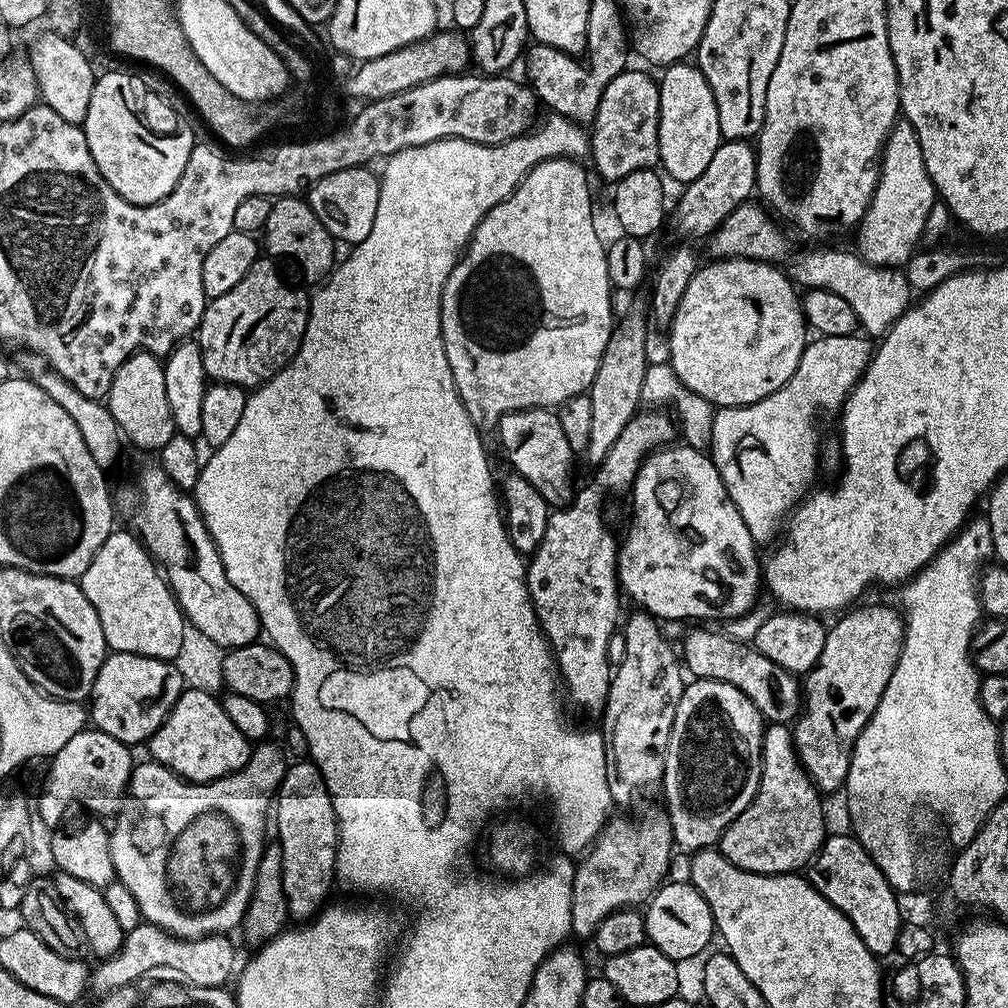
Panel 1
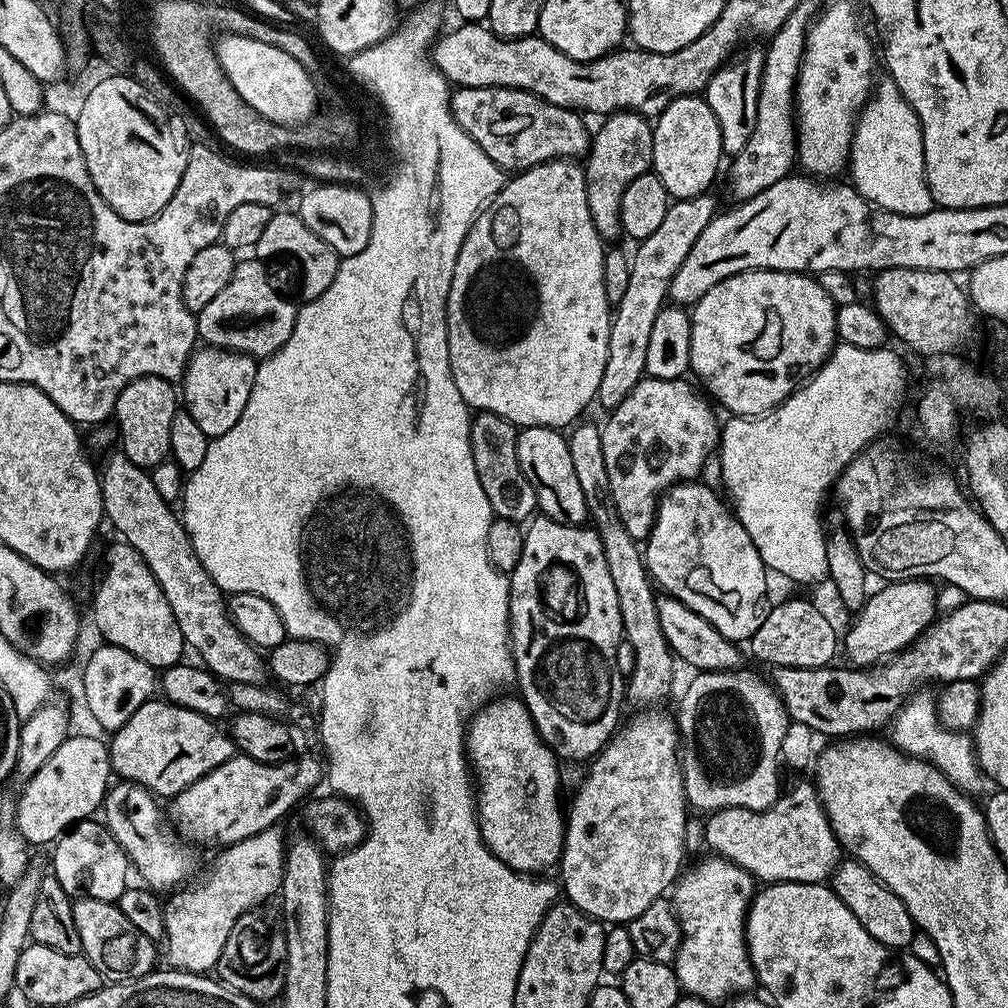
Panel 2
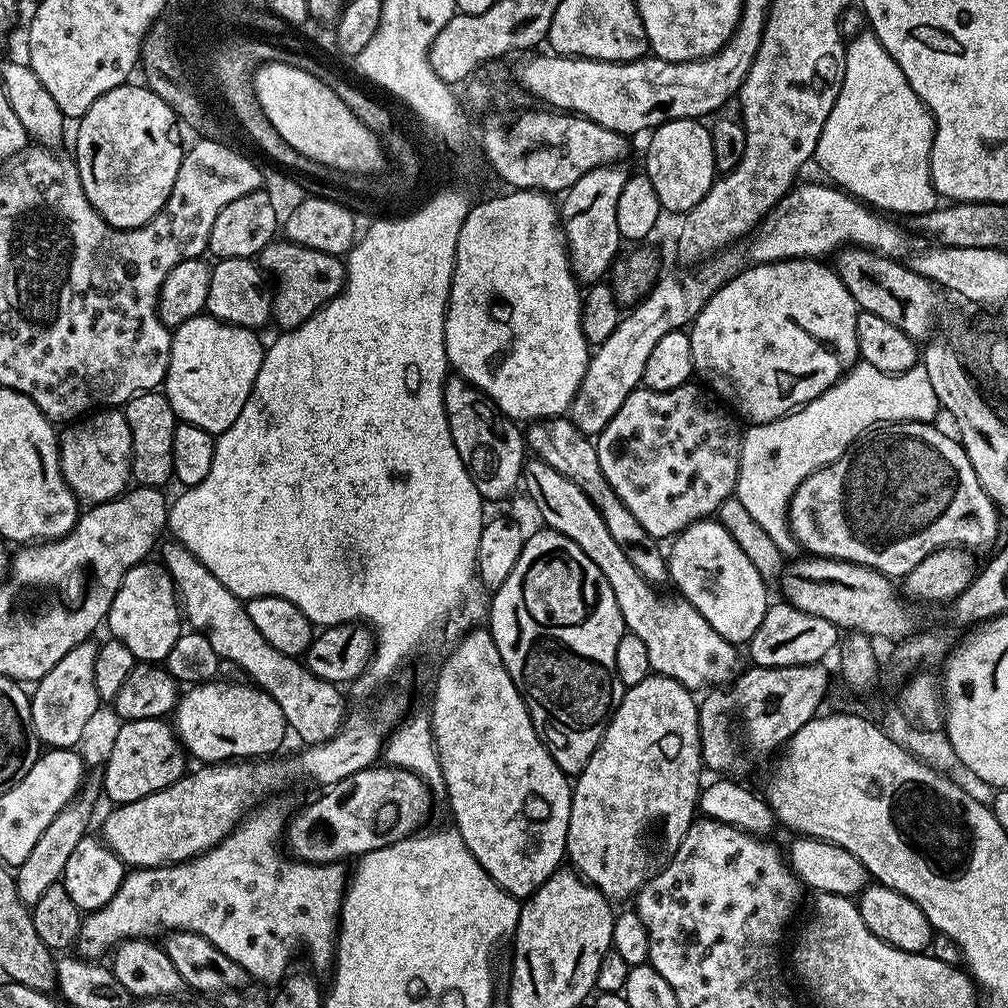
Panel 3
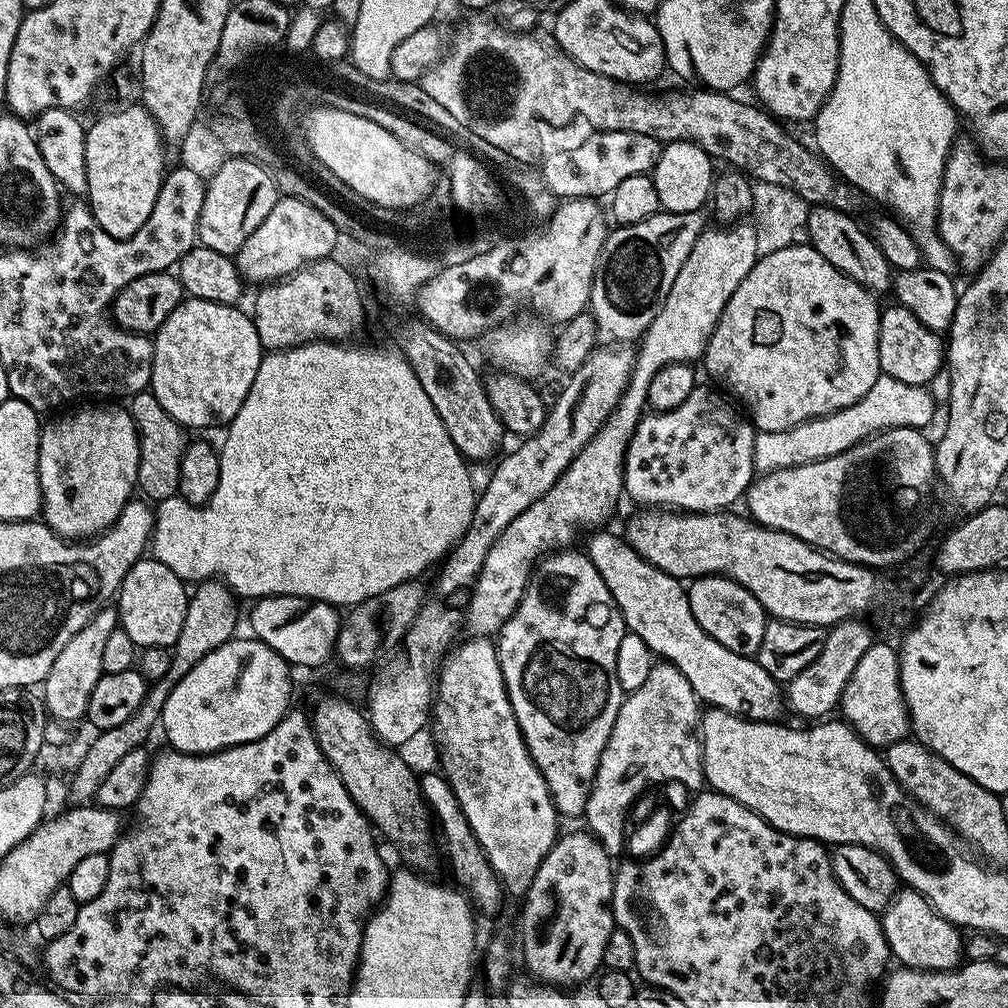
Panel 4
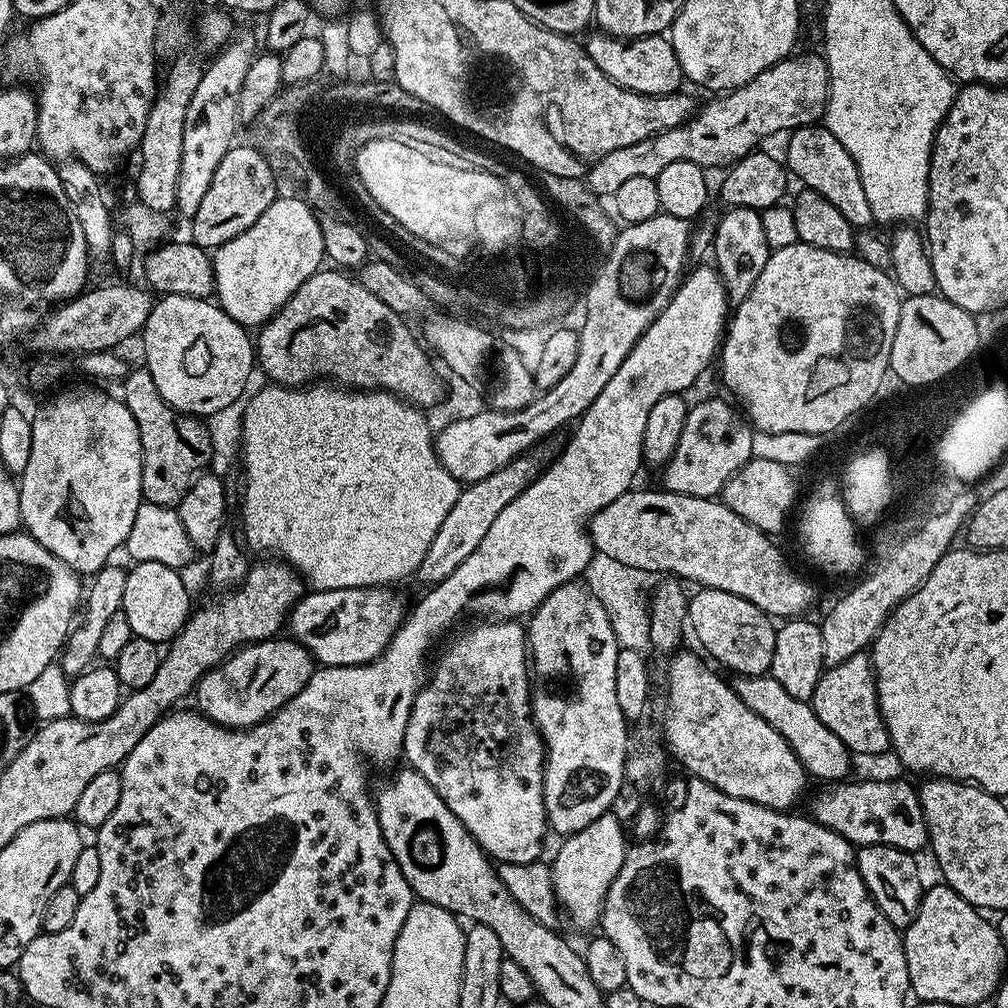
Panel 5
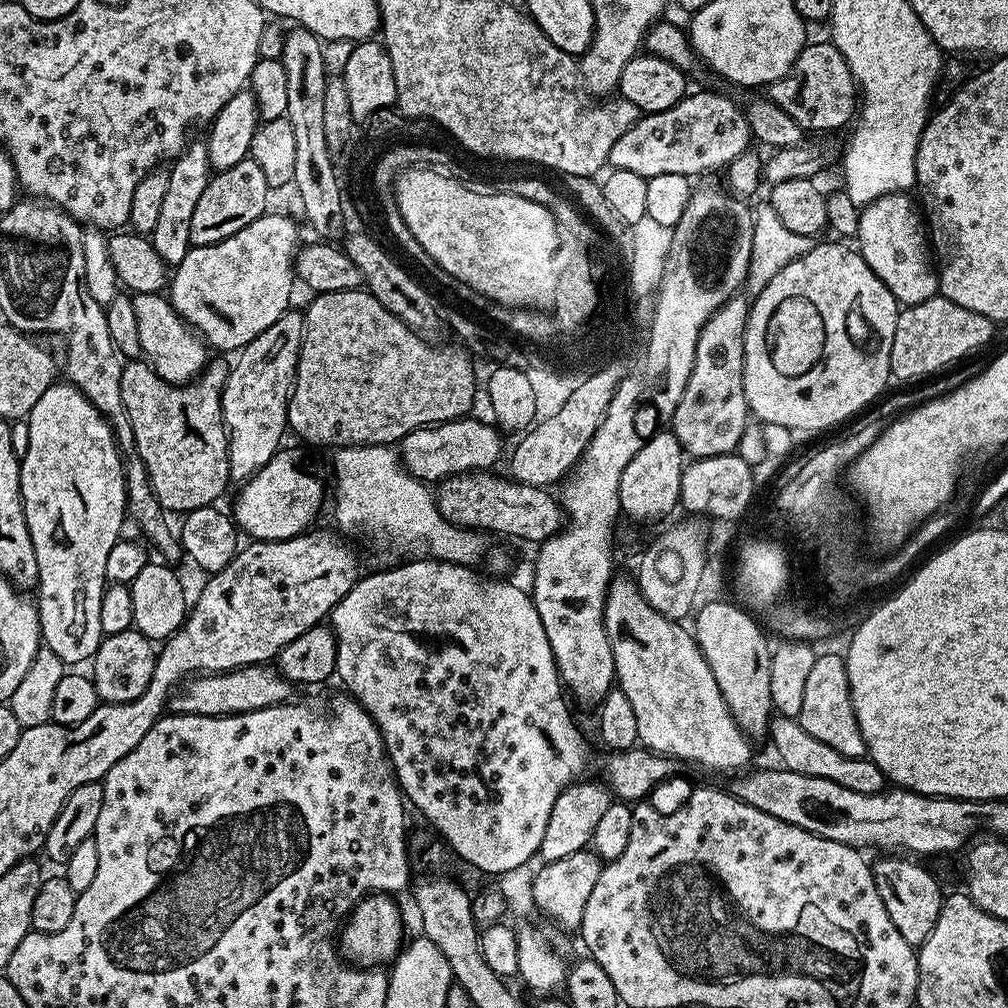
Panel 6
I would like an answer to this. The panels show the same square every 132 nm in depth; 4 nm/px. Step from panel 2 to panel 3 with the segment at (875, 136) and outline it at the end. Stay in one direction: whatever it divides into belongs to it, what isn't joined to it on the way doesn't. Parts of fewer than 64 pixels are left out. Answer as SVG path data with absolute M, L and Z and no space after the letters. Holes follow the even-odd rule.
M864 30L864 32L858 33L853 40L849 39L847 41L844 57L846 58L846 74L842 82L842 90L834 102L834 110L830 110L830 118L826 118L826 126L822 126L822 138L818 138L814 164L817 164L829 176L825 177L833 185L846 190L848 195L855 196L856 199L864 201L865 204L879 210L881 213L896 214L892 212L901 212L901 217L907 218L934 210L938 206L938 197L936 188L932 185L932 143L936 133L936 121L932 119L932 111L924 105L922 98L918 98L918 94L914 94L914 90L910 86L906 74L902 74L898 62L894 62L894 58L890 58L890 54L882 46L880 39L870 30Z

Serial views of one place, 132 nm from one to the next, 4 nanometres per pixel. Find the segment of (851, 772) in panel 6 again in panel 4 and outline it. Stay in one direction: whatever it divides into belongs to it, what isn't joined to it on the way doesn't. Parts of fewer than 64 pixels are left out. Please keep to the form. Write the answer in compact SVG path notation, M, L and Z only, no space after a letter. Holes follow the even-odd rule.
M604 530L591 533L593 536L588 540L586 555L598 574L602 574L602 582L606 582L622 614L625 629L638 634L646 642L653 657L663 658L682 670L697 701L746 720L779 721L782 688L778 681L766 674L766 670L762 670L753 657L726 650L722 642L714 642L714 638L710 638L710 634L698 626L690 610L685 585L681 581L643 560L628 545L623 535L615 536L612 532L600 531Z

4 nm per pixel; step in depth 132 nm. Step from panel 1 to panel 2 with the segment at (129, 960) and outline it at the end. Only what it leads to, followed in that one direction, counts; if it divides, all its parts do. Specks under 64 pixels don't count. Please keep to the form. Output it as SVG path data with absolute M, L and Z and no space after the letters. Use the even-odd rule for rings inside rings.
M279 827L267 828L250 838L246 838L237 844L229 844L223 849L224 852L216 860L216 865L205 874L204 880L197 884L189 883L179 890L173 891L169 900L165 899L162 904L164 913L164 934L162 937L162 952L168 955L168 960L173 969L182 972L211 973L216 963L221 963L222 946L226 946L226 938L230 938L230 930L234 930L234 922L244 912L251 912L263 900L274 897L281 891L284 876L284 862L286 841L280 833Z

